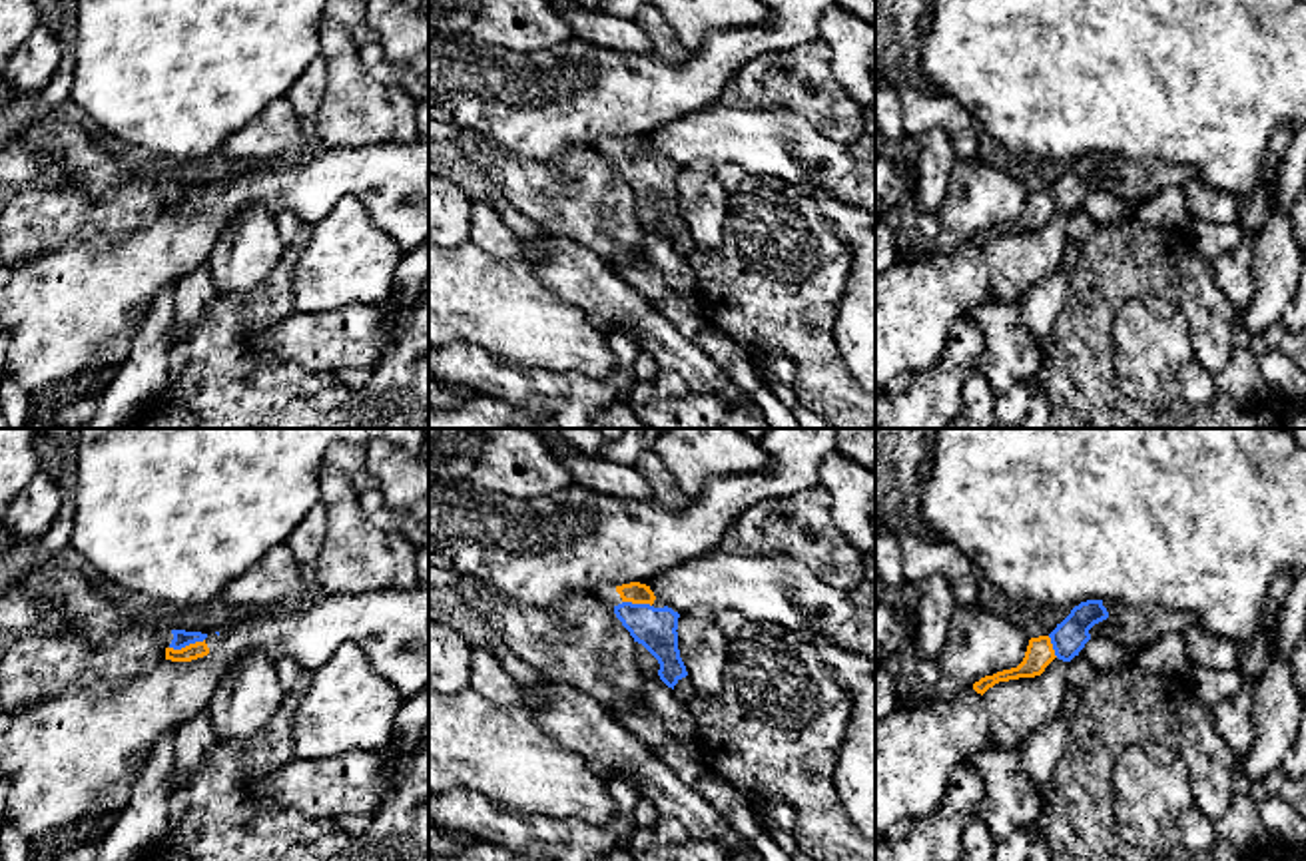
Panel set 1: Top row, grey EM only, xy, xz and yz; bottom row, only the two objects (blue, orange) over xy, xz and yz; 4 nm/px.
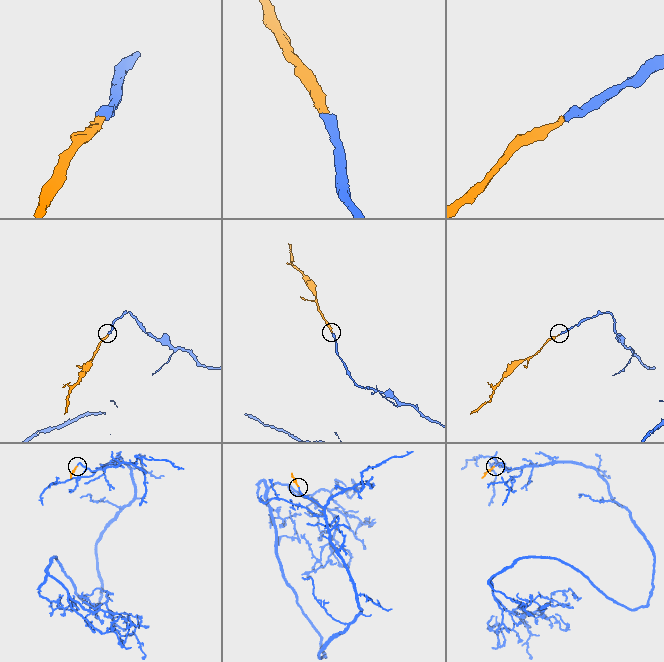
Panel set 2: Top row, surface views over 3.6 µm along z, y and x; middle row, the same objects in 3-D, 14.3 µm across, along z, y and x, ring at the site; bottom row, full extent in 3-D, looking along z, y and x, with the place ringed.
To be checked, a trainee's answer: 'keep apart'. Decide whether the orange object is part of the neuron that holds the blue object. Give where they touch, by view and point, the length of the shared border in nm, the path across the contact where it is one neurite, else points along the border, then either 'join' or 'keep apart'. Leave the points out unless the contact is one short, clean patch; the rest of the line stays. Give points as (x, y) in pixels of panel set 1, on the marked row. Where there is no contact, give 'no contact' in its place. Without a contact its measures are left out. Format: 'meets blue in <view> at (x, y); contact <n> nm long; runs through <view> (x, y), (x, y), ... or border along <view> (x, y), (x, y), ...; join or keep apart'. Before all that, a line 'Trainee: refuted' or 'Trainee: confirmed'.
Trainee: refuted
meets blue in xy at (186, 644); contact 150 nm long; runs through xy (182, 638), (186, 644), (196, 650); join

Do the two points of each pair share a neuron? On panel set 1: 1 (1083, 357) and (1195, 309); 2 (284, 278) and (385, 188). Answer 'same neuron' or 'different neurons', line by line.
1: same neuron
2: different neurons

